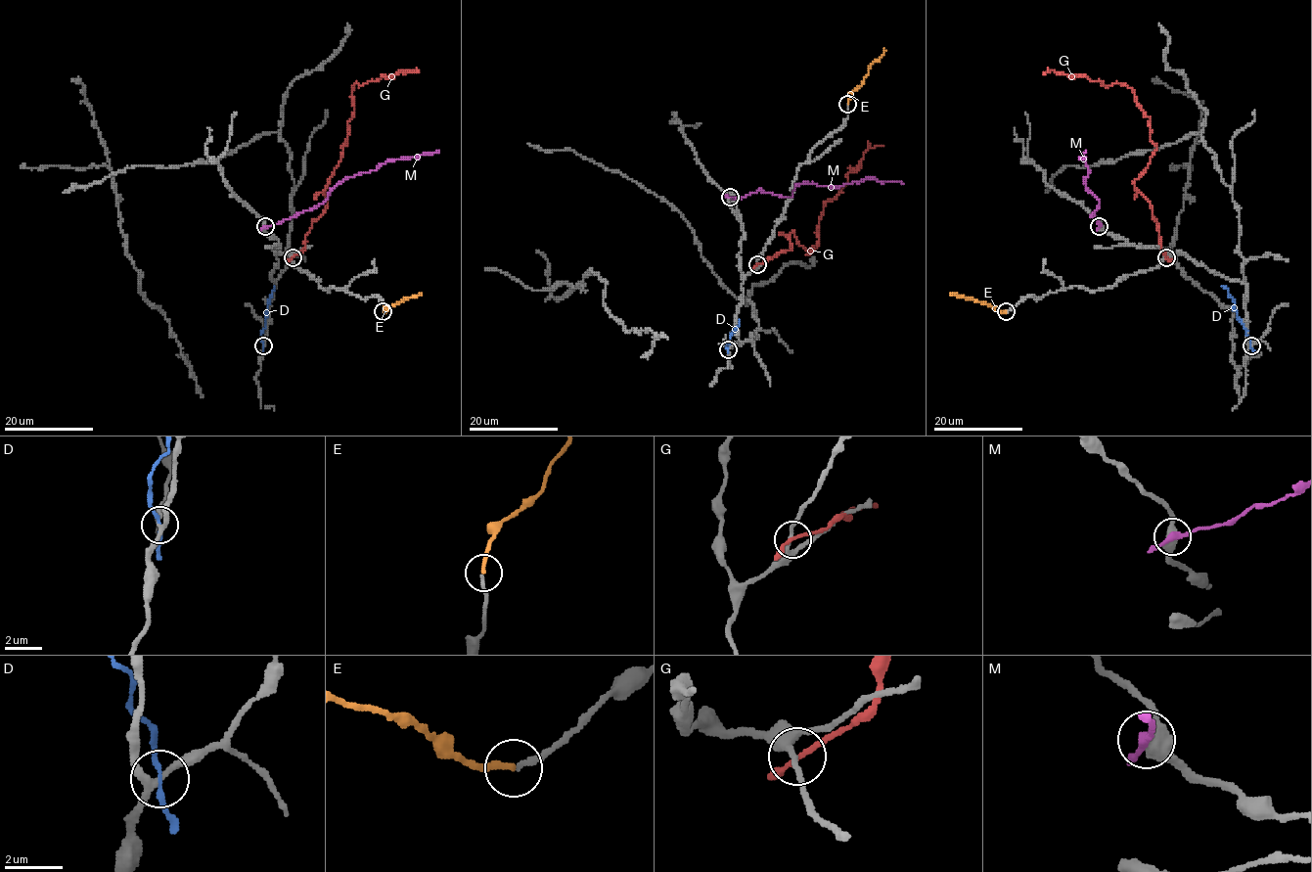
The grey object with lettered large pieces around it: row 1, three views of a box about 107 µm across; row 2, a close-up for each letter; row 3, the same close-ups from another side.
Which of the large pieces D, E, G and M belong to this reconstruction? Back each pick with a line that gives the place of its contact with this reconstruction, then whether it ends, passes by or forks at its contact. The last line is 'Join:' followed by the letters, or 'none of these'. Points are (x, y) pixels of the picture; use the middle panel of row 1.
E: Touches grey at (847, 104). It ends there
Join: E

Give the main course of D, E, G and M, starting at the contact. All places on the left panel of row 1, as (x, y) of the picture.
D: (263, 345), (261, 331), (275, 285)
E: (383, 312), (419, 293)
G: (293, 257), (326, 208), (324, 191), (352, 117), (352, 87), (400, 70), (419, 71)
M: (264, 226), (279, 224), (315, 208), (348, 177), (370, 171), (389, 160), (438, 151)

